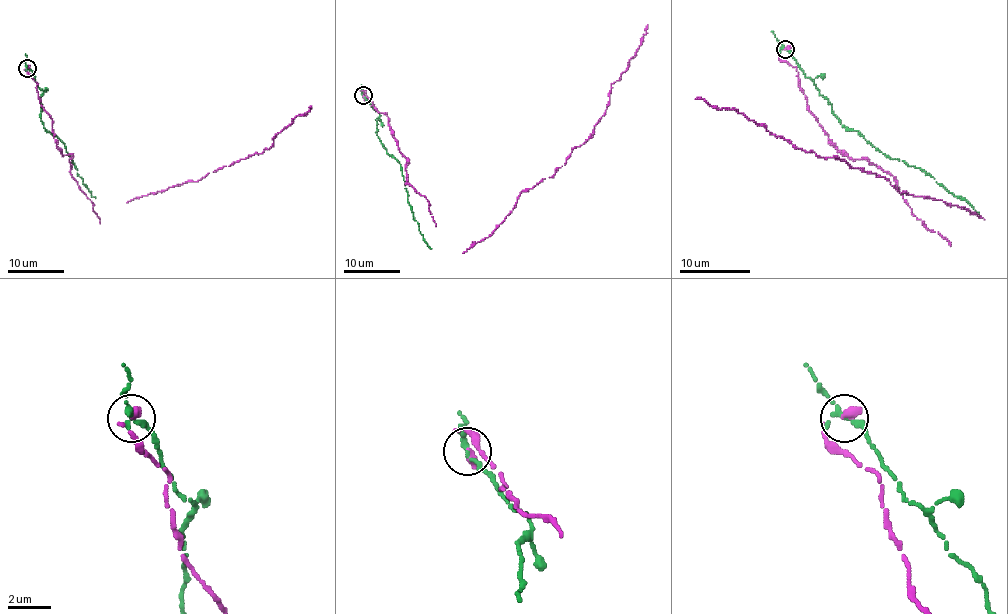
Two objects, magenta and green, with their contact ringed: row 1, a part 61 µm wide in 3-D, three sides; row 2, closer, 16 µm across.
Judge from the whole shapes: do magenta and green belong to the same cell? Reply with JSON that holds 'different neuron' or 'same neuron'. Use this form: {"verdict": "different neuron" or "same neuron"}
{"verdict": "same neuron"}

